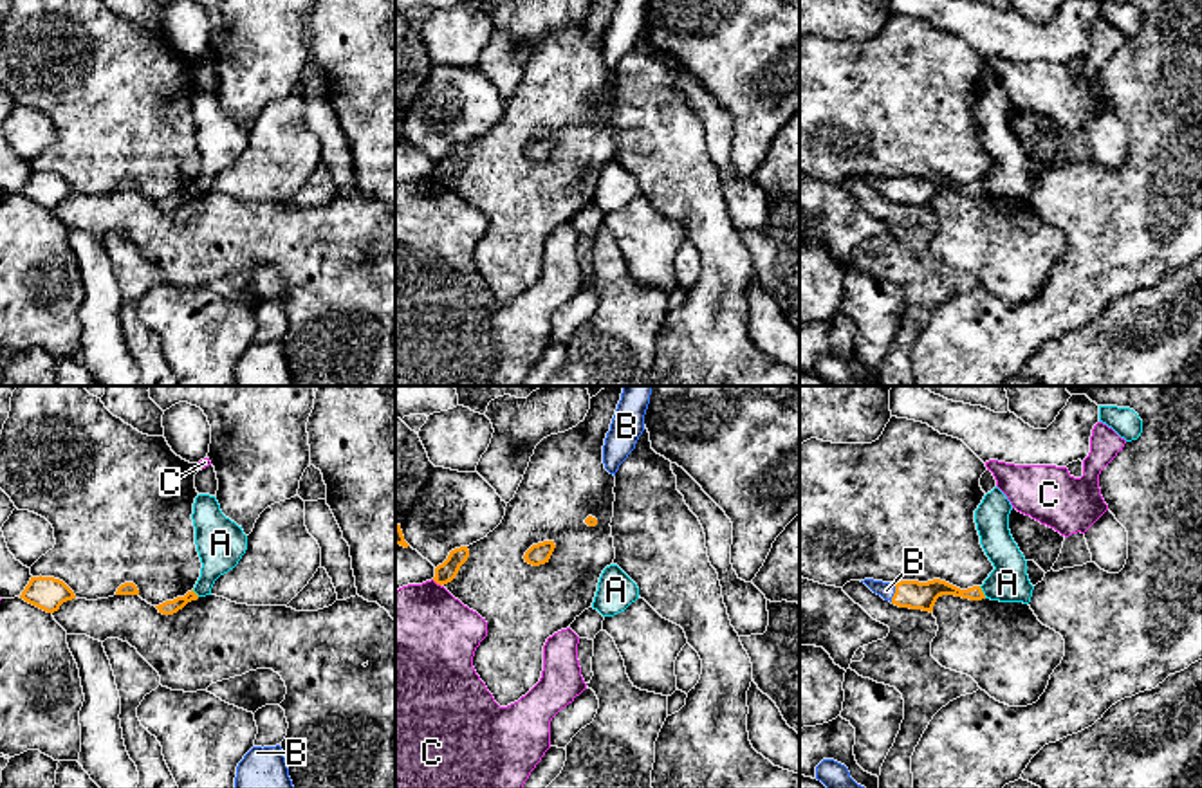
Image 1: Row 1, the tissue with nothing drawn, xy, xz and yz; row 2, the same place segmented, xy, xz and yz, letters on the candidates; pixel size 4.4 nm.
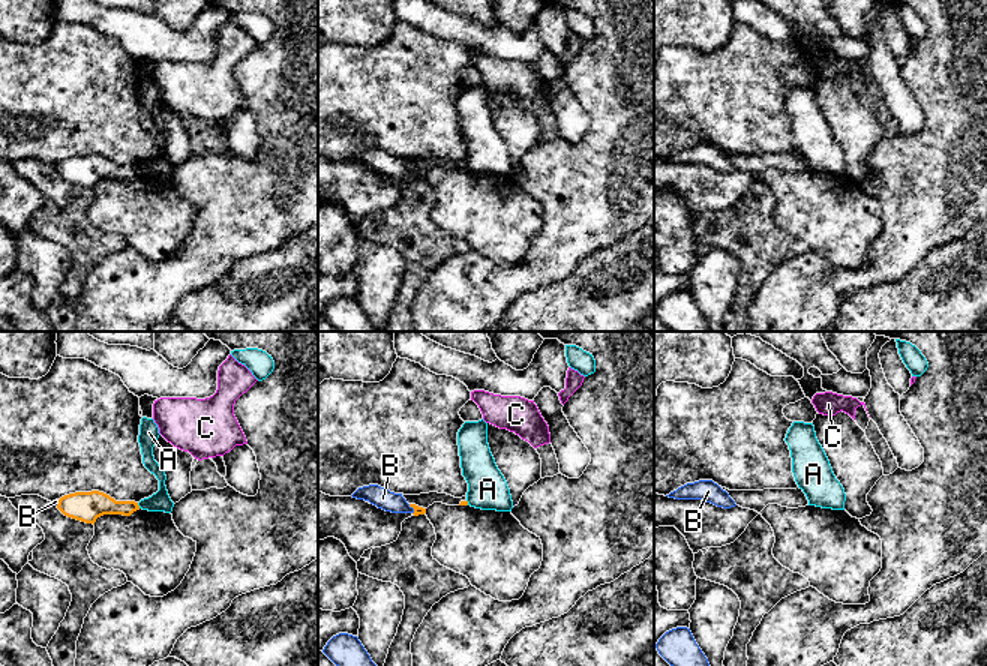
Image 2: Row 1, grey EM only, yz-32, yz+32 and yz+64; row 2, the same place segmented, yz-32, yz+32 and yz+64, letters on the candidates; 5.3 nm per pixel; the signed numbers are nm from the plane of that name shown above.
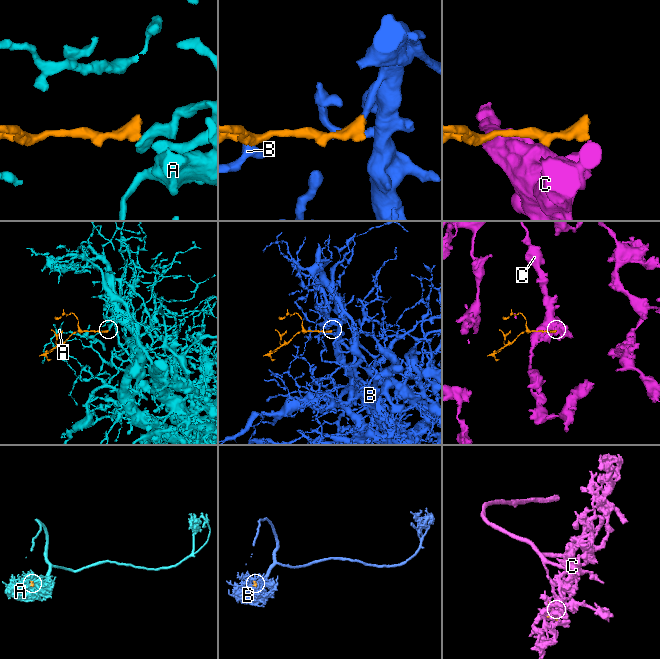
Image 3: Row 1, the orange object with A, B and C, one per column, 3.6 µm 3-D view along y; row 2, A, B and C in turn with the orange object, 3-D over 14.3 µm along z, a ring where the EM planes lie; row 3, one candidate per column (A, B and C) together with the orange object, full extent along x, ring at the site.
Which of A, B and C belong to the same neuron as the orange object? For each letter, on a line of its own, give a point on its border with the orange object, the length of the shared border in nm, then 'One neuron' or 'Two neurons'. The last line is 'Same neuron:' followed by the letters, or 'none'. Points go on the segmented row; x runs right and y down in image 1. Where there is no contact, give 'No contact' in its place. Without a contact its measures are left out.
A: Touches orange at yz (982, 592). Shared border 70 nm. Two neurons
B: Touches orange at yz (896, 592). Shared border 90 nm. One neuron
C: Touches orange at xz (437, 583). Shared border 60 nm. Two neurons
Same neuron: B

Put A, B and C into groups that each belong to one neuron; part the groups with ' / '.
A / B / C

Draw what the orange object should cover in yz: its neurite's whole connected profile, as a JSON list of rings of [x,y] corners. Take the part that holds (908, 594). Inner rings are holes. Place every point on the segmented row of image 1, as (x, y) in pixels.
[[[865,579],[865,582],[874,593],[881,595],[884,600],[899,608],[933,611],[933,606],[942,595],[955,595],[969,600],[985,599],[980,586],[960,590],[946,581],[933,579],[928,582],[919,581],[901,581],[901,582],[883,582],[874,579]]]

